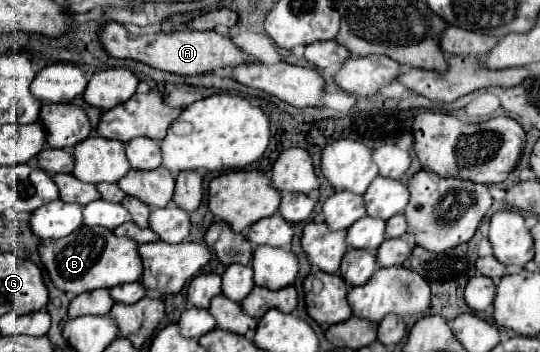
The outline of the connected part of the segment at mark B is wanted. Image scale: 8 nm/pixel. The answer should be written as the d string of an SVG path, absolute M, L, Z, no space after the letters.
M82 226L62 240L42 240L38 254L52 284L70 294L84 294L96 288L114 288L118 284L138 282L142 276L138 244L130 238L118 238L112 230L100 226Z

